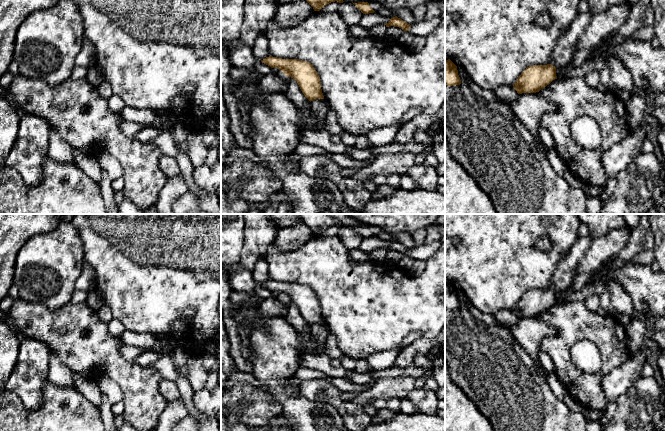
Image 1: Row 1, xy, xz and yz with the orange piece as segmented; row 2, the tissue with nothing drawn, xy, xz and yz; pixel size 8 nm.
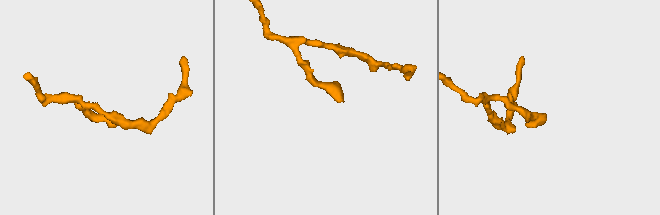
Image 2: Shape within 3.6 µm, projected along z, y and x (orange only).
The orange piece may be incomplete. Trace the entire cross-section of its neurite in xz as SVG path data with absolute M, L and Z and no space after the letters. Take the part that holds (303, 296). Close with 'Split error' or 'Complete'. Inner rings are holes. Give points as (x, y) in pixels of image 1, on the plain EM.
M273 280L266 281L261 286L271 292L278 292L287 301L293 302L310 326L324 323L320 301L311 287L299 283L282 283Z. Complete

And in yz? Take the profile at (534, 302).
M551 288L533 289L521 297L513 312L518 318L536 317L555 303L557 303L555 290Z. Complete

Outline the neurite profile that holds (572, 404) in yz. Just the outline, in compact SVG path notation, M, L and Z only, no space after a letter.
M569 394L564 396L563 401L572 412L580 413L583 417L588 415L589 411L579 404L575 399L573 399Z

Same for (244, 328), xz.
M242 321L238 324L238 333L241 338L242 343L250 350L251 357L253 354L251 343L249 339L249 334L251 332L251 325L247 321Z

